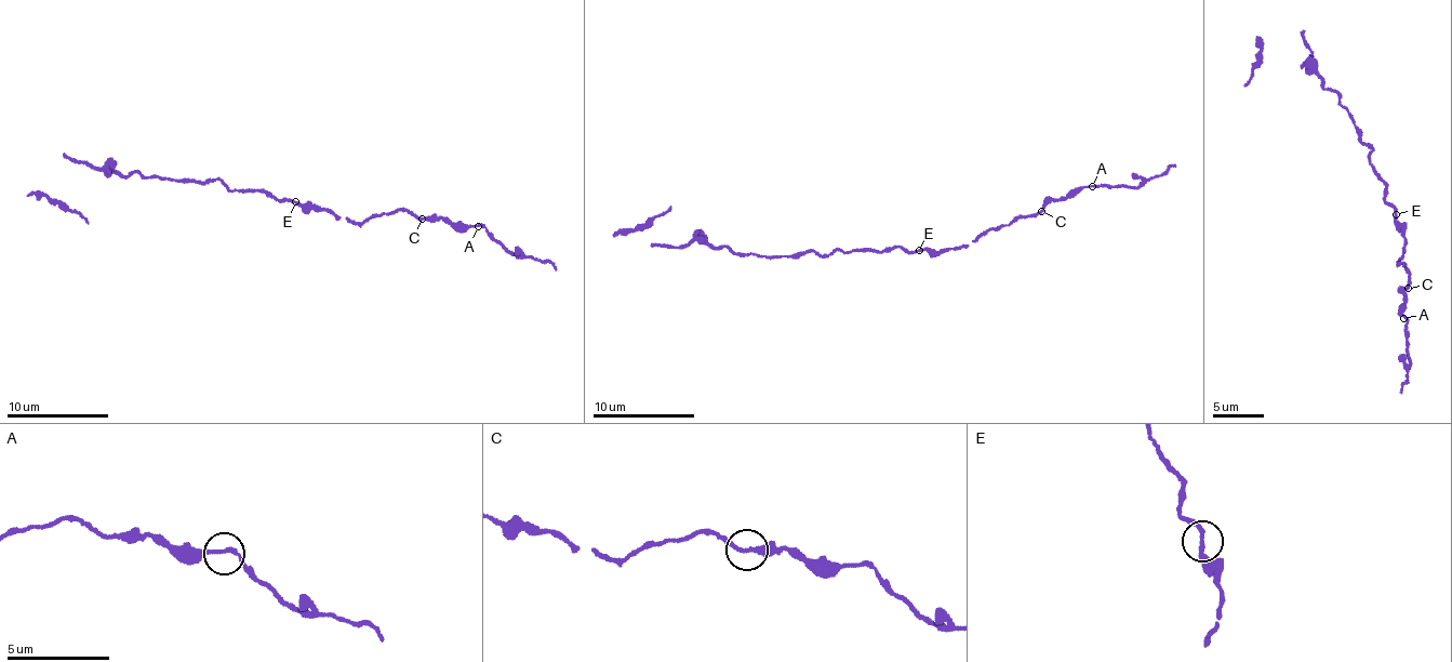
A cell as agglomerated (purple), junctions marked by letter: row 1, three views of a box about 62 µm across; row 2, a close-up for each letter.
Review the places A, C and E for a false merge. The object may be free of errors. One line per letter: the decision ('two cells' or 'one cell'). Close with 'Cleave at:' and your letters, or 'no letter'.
A: one cell
C: one cell
E: two cells
Cleave at: E

